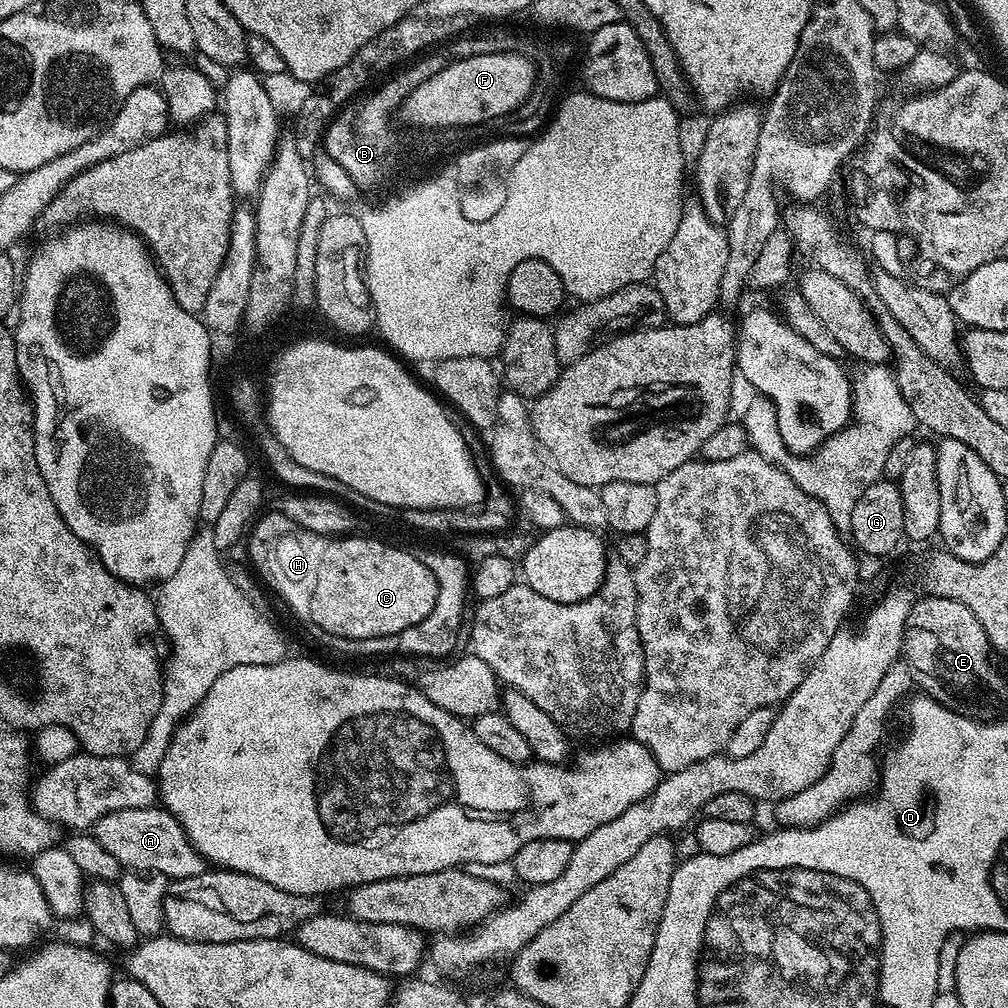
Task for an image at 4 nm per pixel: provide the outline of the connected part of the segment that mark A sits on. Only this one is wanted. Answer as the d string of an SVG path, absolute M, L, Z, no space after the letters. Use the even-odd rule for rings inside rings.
M163 806L114 810L94 825L94 835L98 842L102 842L105 850L118 858L124 870L141 874L157 872L172 882L202 875L206 871L204 856L190 842L182 825Z

